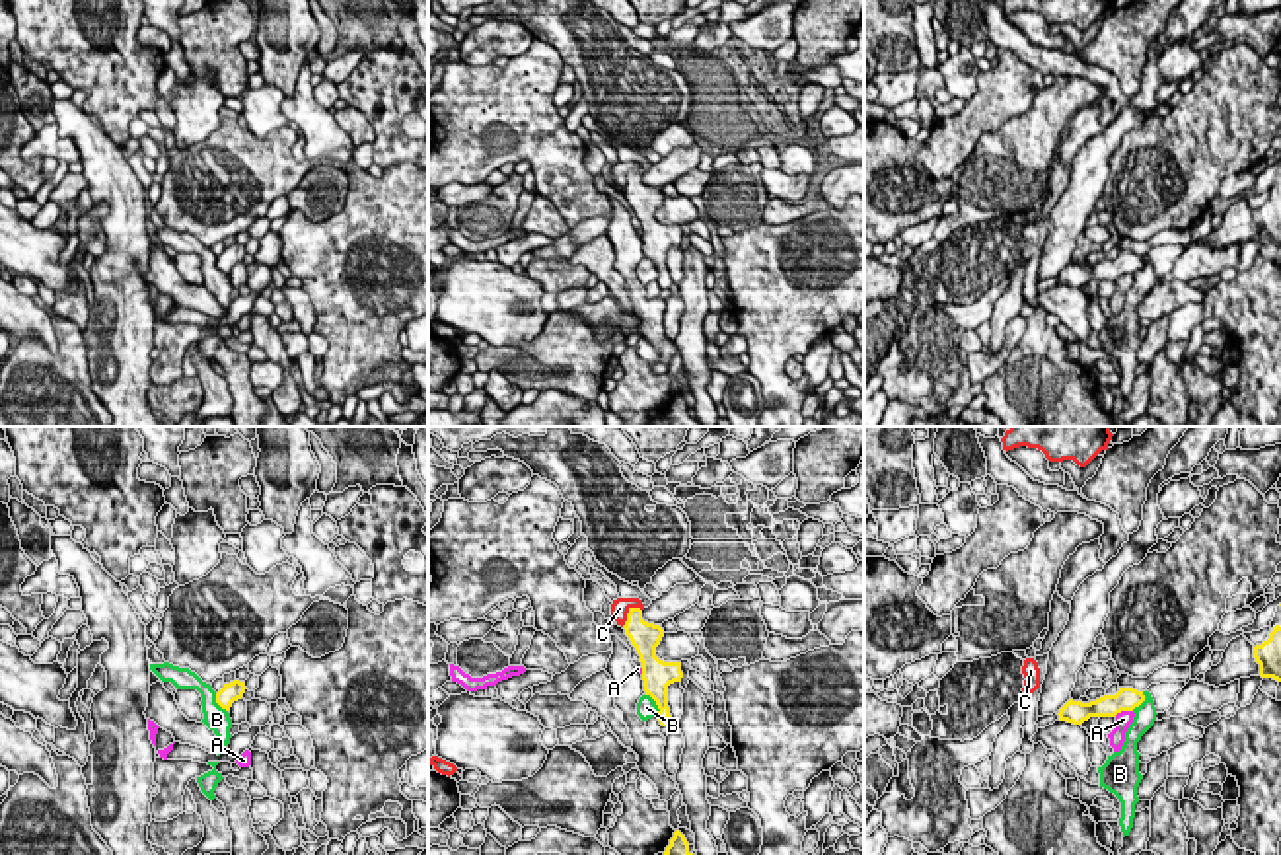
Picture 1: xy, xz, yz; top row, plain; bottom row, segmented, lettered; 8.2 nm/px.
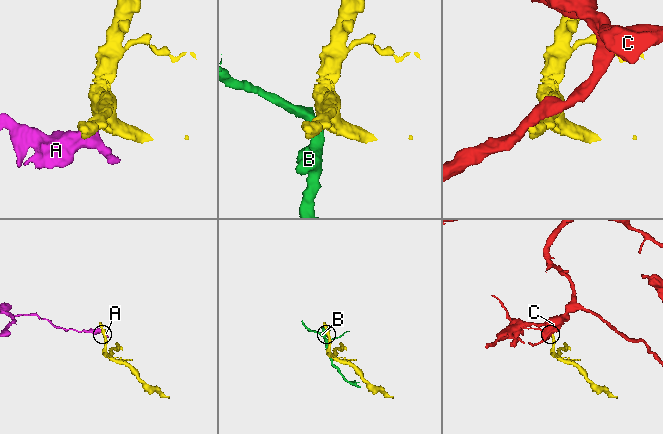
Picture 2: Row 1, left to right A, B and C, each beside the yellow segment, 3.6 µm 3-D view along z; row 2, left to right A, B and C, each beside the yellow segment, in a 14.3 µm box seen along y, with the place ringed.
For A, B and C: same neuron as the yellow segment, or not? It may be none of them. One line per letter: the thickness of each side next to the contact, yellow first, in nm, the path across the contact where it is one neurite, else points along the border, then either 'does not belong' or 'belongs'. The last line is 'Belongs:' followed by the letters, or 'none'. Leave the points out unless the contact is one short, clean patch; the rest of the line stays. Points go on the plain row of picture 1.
A: calibres 190 and 140 nm; border yz (1132, 273), (1122, 273), (1114, 279); does not belong
B: calibres 240 and 170 nm; border xz (647, 258), (655, 265), (658, 279); does not belong
C: calibres 240 and 160 nm; border xz (639, 170), (627, 176), (627, 184), (622, 189); does not belong
Belongs: none

